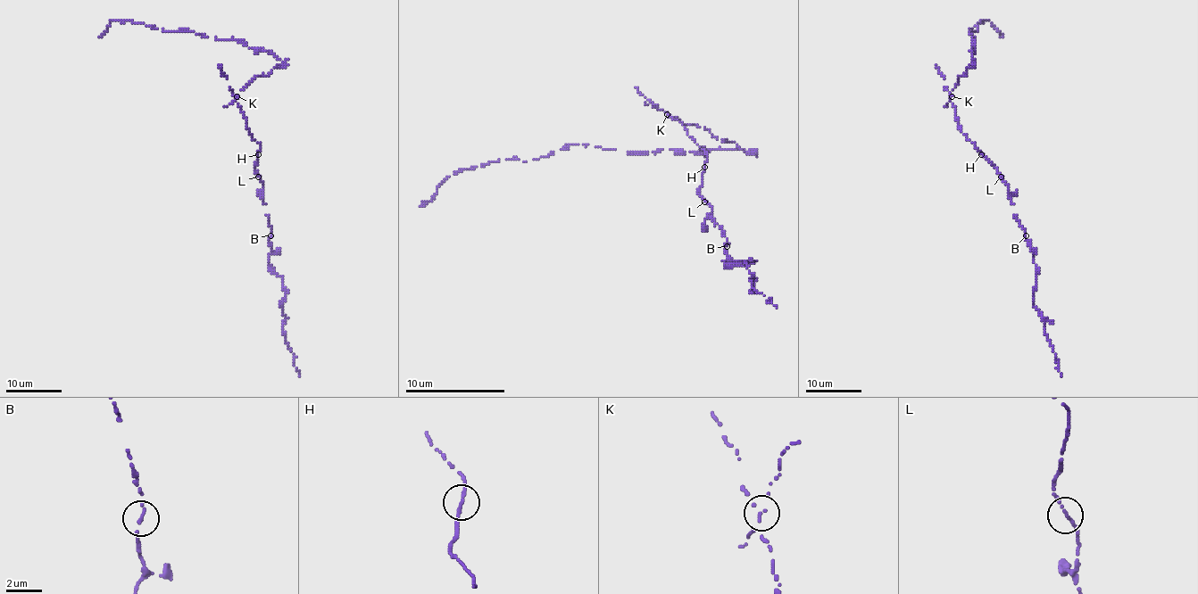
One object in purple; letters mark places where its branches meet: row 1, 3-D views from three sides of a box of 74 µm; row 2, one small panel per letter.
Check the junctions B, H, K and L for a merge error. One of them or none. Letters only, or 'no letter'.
K

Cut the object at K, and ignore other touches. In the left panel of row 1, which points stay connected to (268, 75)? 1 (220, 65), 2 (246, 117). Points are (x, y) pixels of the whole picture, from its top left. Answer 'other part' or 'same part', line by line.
1: other part
2: other part

